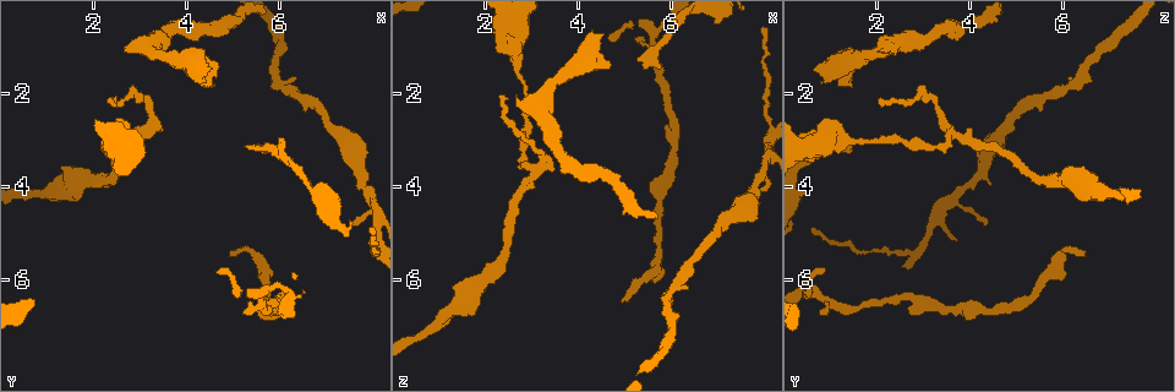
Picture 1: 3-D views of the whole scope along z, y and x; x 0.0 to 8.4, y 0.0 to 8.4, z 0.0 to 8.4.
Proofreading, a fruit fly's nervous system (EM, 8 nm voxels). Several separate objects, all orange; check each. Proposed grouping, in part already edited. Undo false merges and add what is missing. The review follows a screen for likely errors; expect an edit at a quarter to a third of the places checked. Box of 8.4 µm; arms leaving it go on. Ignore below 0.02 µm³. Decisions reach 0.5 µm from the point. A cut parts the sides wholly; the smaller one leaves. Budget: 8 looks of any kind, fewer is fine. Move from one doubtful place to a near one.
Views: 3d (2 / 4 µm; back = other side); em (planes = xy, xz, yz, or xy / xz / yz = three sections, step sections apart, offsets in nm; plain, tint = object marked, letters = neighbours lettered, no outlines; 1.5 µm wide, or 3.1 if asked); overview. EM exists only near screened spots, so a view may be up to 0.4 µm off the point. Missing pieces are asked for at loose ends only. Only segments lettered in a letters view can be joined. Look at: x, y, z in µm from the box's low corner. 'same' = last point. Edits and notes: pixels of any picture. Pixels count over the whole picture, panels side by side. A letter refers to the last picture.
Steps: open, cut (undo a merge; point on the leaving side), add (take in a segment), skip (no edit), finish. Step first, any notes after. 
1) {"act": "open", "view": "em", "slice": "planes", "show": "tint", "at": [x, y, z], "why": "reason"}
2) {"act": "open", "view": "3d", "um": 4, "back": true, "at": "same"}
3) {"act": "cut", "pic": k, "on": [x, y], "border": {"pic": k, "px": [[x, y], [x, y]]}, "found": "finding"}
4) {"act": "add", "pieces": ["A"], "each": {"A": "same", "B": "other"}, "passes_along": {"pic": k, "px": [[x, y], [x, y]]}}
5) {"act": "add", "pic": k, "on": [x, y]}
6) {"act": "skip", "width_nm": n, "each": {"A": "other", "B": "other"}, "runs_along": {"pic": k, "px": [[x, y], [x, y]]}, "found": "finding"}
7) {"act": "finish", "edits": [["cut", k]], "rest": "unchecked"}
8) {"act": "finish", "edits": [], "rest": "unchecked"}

{"act": "open", "view": "em", "slice": "planes", "show": "plain", "at": [5.65, 6.25, 0.65], "why": "sharp bend"}

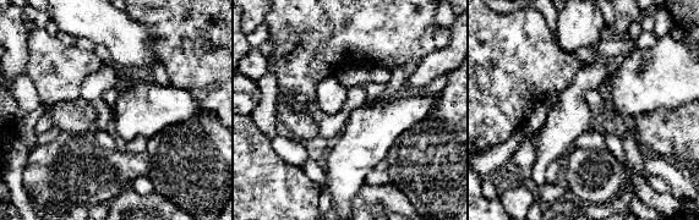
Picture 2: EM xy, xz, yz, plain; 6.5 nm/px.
{"act": "open", "view": "em", "slice": "planes", "show": "letters", "at": "same"}

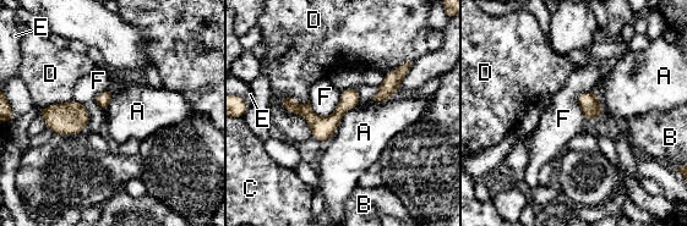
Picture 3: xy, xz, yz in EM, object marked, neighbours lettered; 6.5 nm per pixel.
{"act": "skip", "each": {"A": "other", "B": "other", "C": "other", "D": "other", "E": "other", "F": "other"}, "found": "continuous, no second neuron"}

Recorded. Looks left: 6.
{"act": "open", "view": "3d", "um": 4, "at": [5.50, 3.20, 1.50], "why": "an open end"}

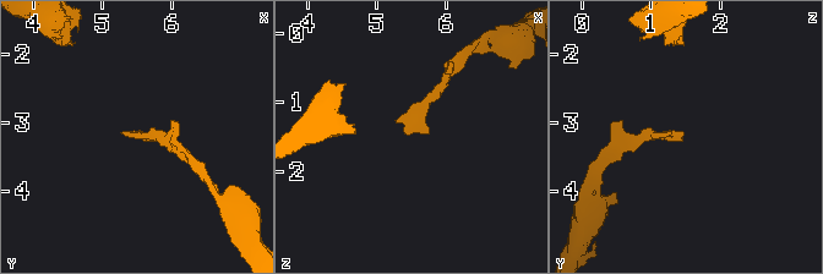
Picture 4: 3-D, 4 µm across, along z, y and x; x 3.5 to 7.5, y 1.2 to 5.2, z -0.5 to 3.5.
{"act": "open", "view": "em", "slice": "xz", "step": 8, "show": "tint", "at": [5.45, 3.20, 1.45]}

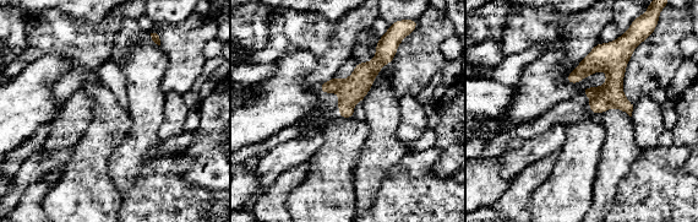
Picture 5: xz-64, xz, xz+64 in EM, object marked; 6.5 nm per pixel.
{"act": "open", "view": "em", "slice": "planes", "show": "letters", "at": "same"}

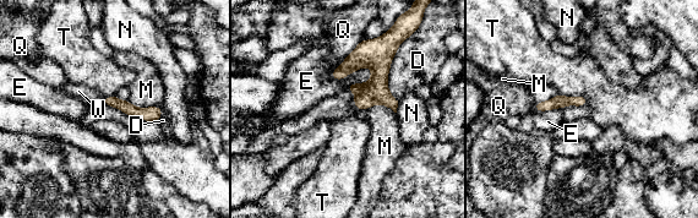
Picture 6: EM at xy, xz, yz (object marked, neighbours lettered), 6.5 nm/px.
{"act": "add", "pieces": ["W"], "width_nm": 80, "each": {"D": "other", "E": "other", "M": "other", "N": "other", "Q": "other", "T": "other", "W": "same"}, "passes_along": {"pic": 6, "px": [[113, 101], [103, 101], [78, 91]]}, "found": "the neuron continues"}

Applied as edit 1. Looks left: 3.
{"act": "finish", "edits": [["add", 6]], "rest": "unchecked"}

